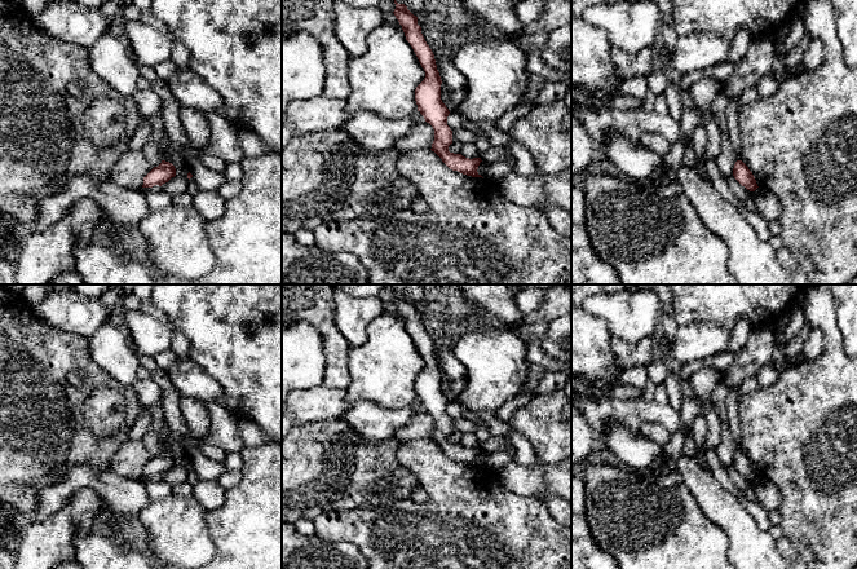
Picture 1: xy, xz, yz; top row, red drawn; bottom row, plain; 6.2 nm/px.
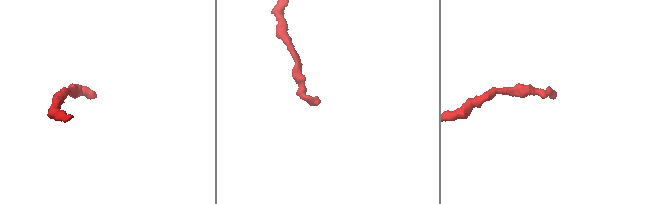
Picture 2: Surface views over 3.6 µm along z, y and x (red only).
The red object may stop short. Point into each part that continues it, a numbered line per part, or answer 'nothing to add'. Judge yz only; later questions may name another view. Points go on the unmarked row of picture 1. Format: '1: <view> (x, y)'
nothing to add

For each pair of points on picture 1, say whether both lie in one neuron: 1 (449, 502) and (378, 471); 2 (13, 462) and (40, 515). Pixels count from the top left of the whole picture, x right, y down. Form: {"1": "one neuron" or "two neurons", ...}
{"1": "two neurons", "2": "two neurons"}

